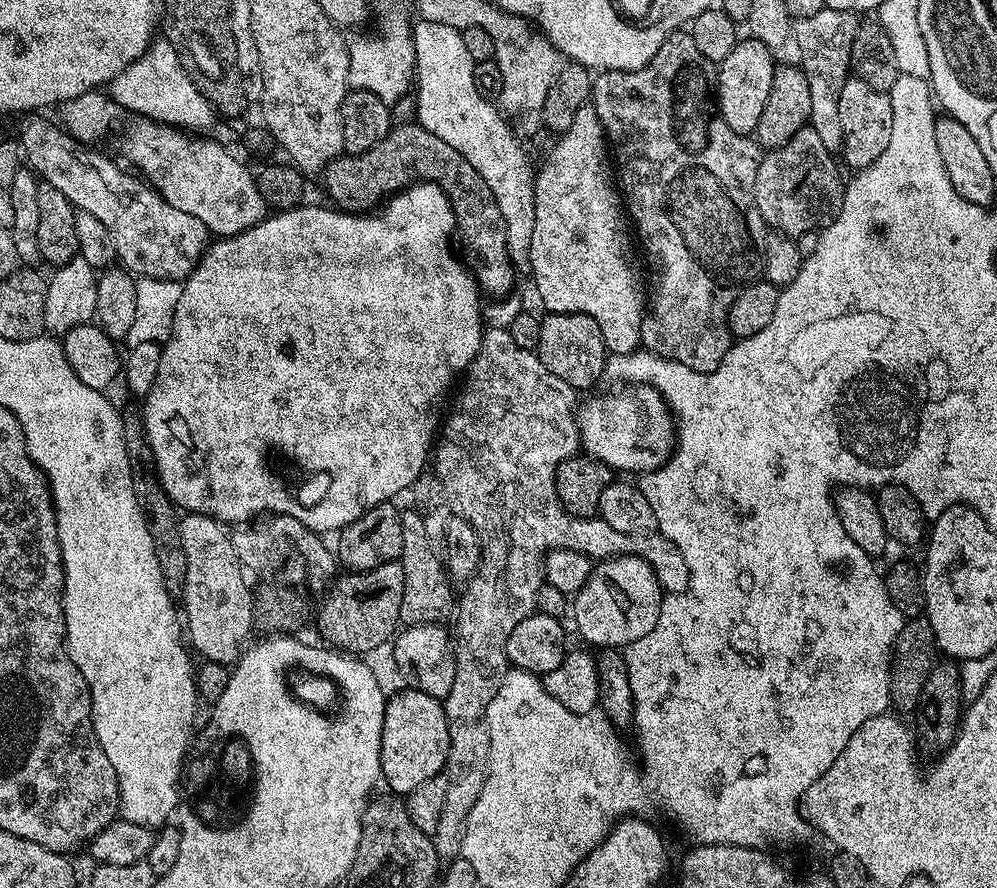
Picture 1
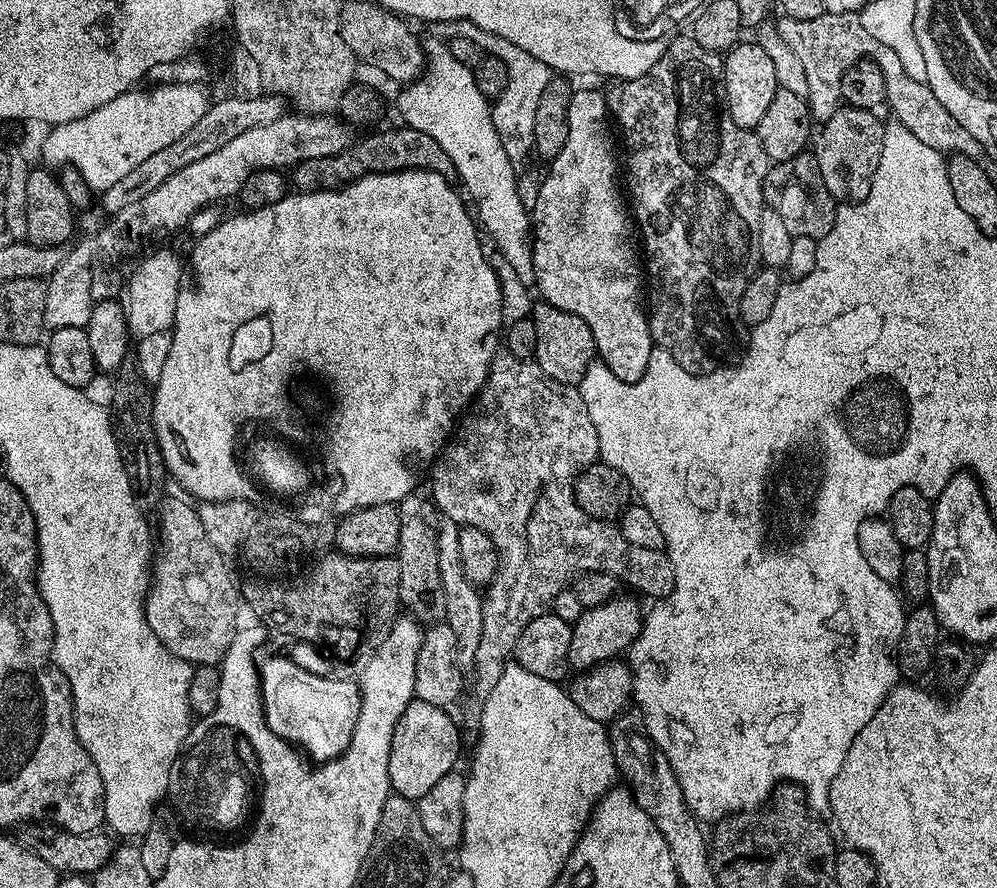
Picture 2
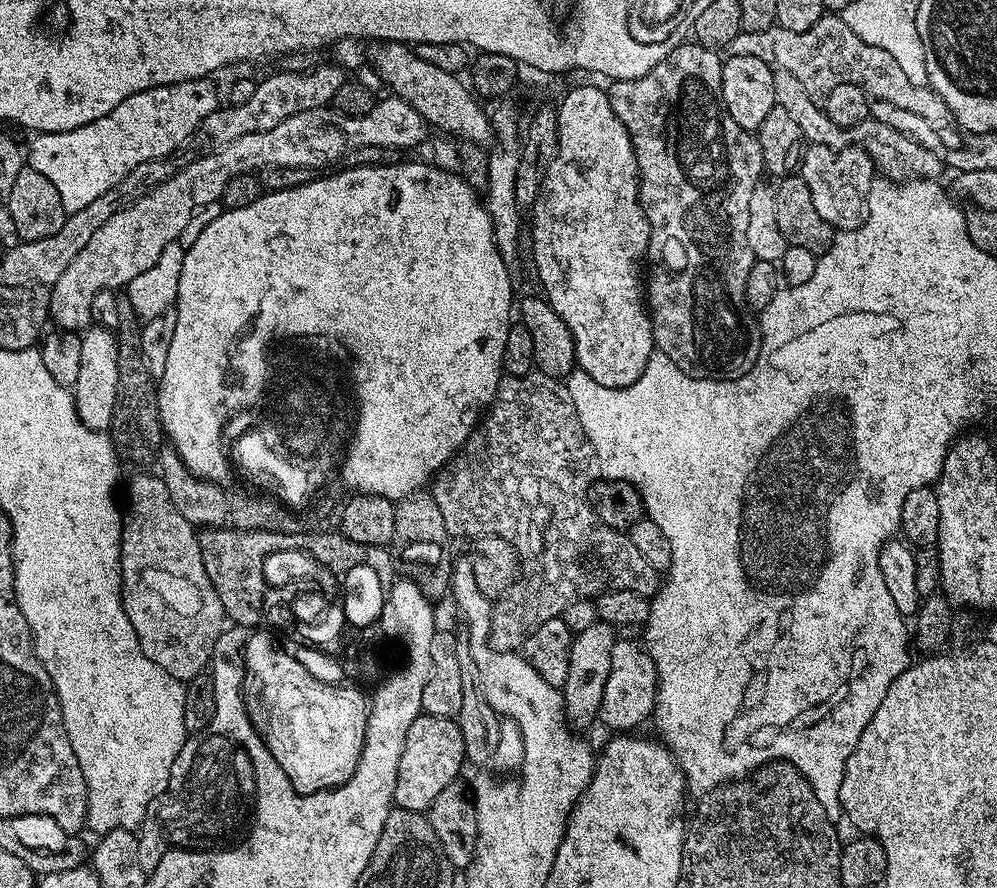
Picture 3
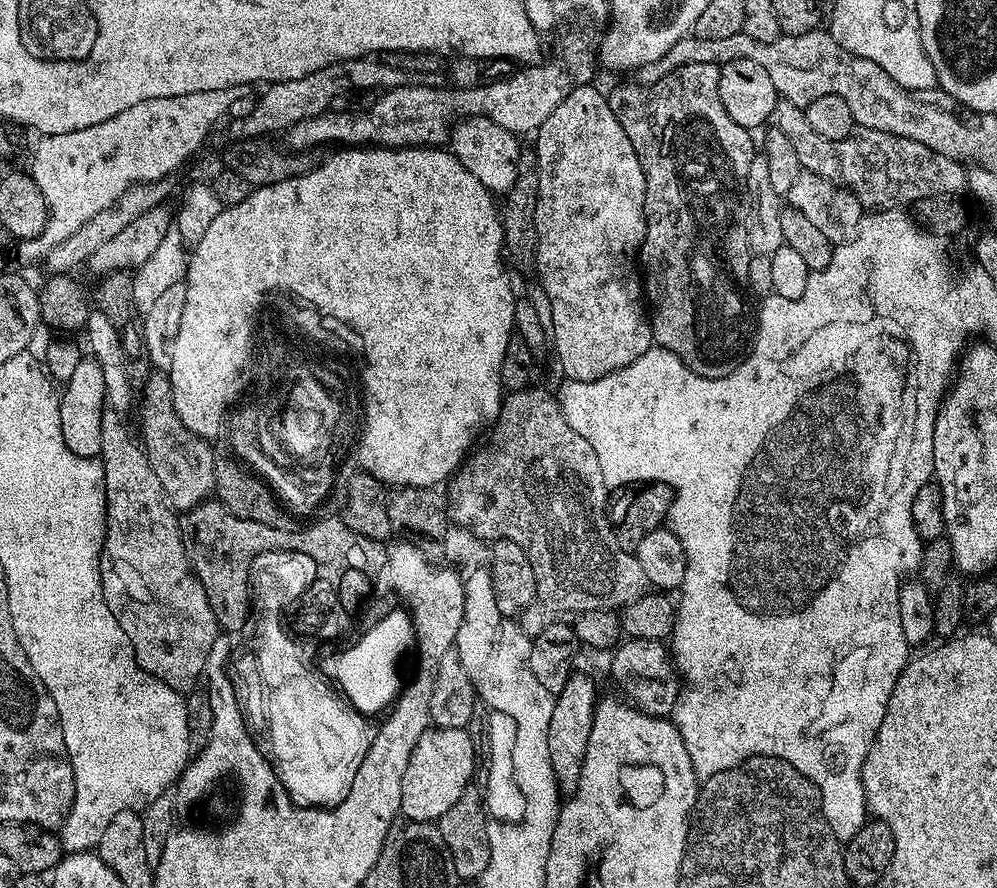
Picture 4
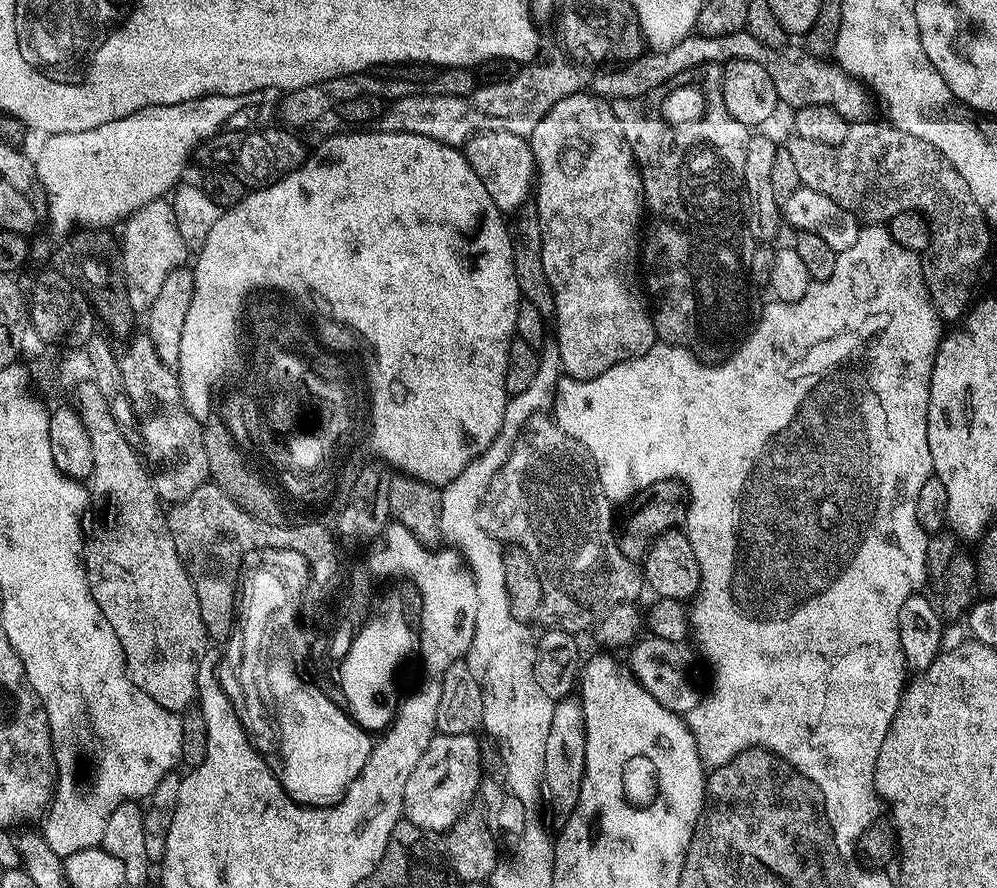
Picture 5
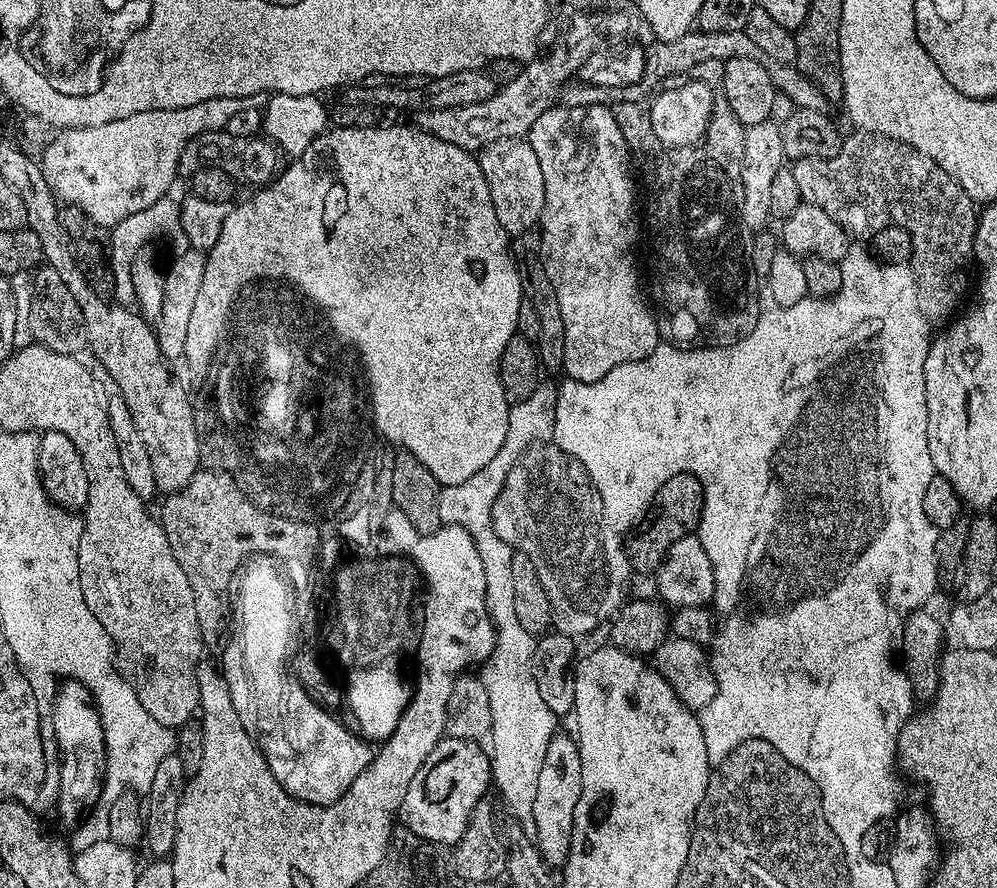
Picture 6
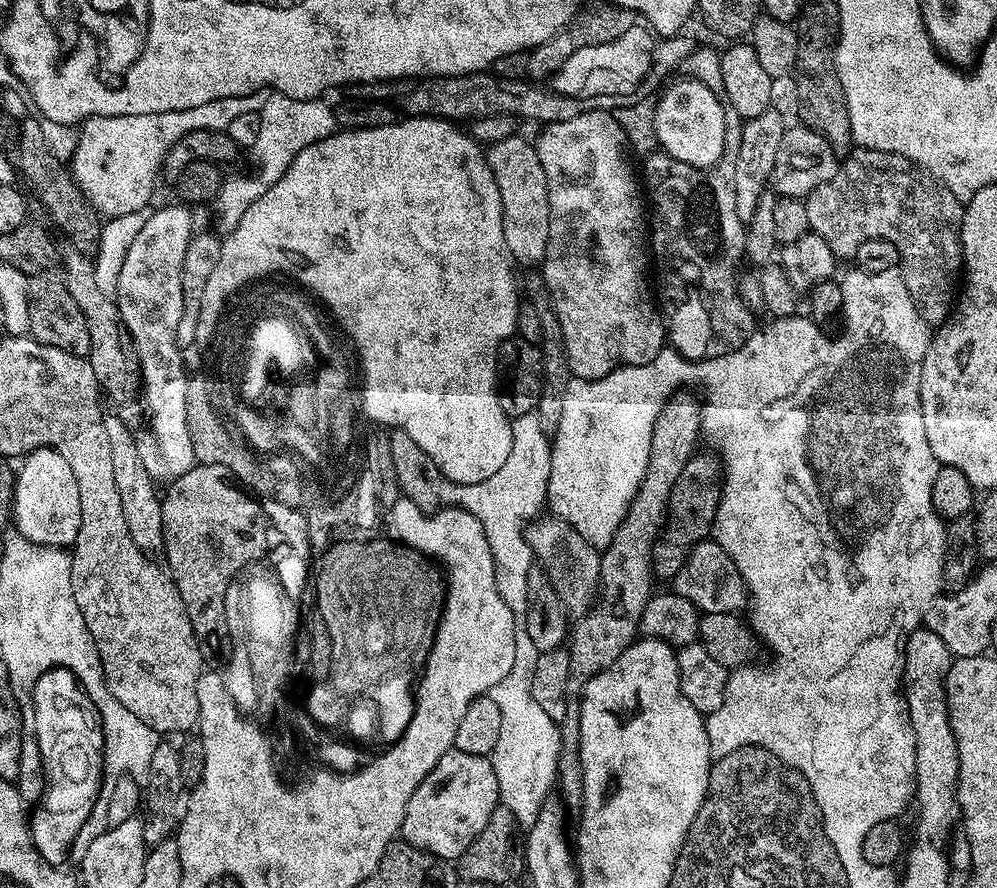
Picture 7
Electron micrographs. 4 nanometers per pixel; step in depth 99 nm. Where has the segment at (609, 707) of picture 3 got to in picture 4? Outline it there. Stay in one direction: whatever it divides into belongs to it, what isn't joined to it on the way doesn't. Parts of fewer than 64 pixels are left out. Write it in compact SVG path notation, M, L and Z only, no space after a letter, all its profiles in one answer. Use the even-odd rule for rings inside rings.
M628 638L616 645L611 656L612 680L621 688L619 691L622 693L623 699L627 700L632 707L645 712L647 716L655 716L657 718L671 717L682 691L682 677L676 670L676 662L671 651L658 640L647 640L646 638L633 640Z

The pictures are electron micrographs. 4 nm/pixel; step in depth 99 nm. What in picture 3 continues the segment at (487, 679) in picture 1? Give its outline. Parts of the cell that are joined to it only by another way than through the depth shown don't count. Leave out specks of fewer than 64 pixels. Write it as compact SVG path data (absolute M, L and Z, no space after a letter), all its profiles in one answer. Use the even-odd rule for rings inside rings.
M535 370L529 372L527 376L505 375L501 379L495 398L492 399L487 411L483 413L482 419L477 423L476 429L469 434L467 442L432 477L430 491L434 502L440 504L438 511L442 513L442 522L446 522L446 530L449 537L468 536L467 538L475 538L477 536L497 536L498 538L506 538L506 542L510 542L510 546L514 546L514 550L520 555L520 566L522 569L522 587L519 589L519 592L521 591L520 596L516 596L517 594L503 596L500 600L495 601L492 606L492 621L490 622L488 642L496 651L515 652L523 649L529 634L534 630L538 630L538 626L542 626L542 622L557 619L563 613L566 605L577 598L595 598L601 596L603 592L609 591L610 586L612 588L621 588L622 590L634 590L638 594L649 598L655 596L660 591L662 576L658 569L650 566L650 562L646 562L646 558L642 558L642 554L635 548L634 542L630 542L623 531L606 526L606 522L602 522L592 508L590 489L599 479L601 479L600 463L594 454L594 446L590 442L590 438L586 438L586 434L582 430L582 422L574 410L574 402L570 398L570 390L567 383L561 382L555 376L543 376L543 374Z

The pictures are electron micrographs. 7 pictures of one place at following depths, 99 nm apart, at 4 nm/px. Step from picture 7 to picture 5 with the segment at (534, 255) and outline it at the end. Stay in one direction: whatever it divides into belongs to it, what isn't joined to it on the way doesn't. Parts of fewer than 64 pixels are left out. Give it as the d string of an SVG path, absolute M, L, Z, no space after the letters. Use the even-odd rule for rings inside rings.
M484 132L463 145L462 151L474 174L482 178L482 186L486 186L490 198L494 198L494 206L498 206L500 212L516 214L529 203L538 173L532 145L525 137L505 132Z

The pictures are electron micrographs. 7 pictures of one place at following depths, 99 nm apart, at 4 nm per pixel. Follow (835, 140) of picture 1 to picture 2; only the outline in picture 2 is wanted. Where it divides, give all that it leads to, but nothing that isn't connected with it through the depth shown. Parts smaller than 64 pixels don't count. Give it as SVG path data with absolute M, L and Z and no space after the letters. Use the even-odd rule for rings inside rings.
M826 12L818 18L809 20L792 20L786 15L779 17L780 21L774 24L774 30L784 39L786 46L802 58L802 66L806 69L806 92L804 97L808 102L813 121L824 123L836 112L841 103L840 88L842 74L853 64L871 58L876 67L884 75L884 90L886 93L887 107L892 107L892 116L910 130L921 142L943 154L957 156L970 156L973 158L981 155L980 143L958 123L958 118L934 98L934 90L928 88L925 82L914 82L910 74L906 74L898 54L882 42L870 38L862 26L859 15L854 12Z

